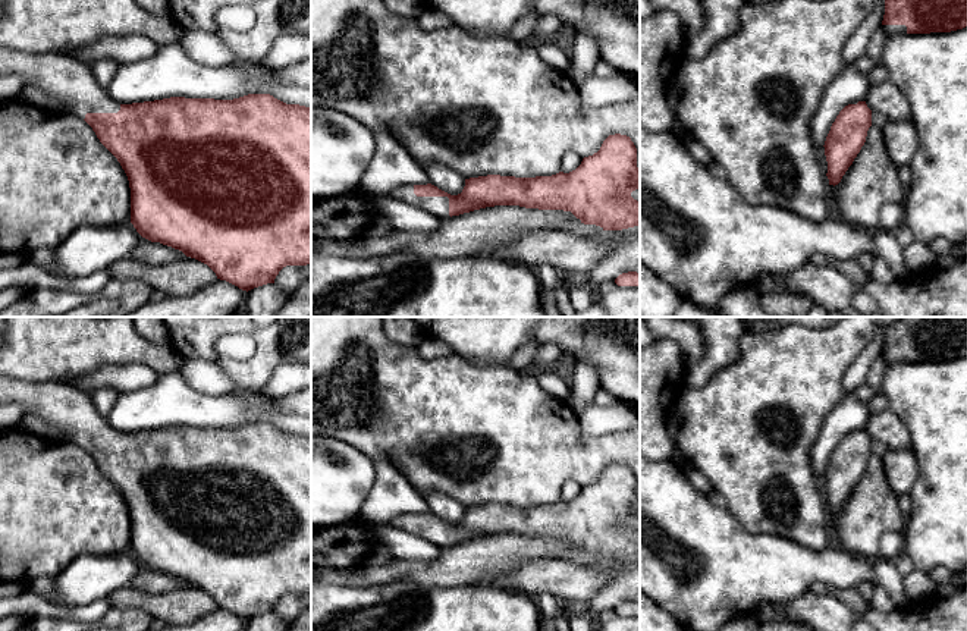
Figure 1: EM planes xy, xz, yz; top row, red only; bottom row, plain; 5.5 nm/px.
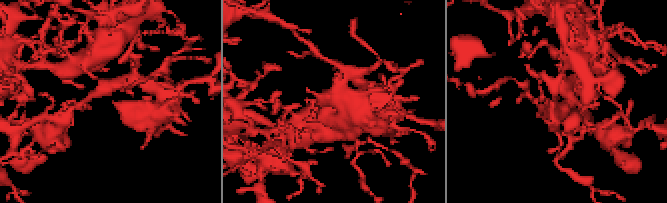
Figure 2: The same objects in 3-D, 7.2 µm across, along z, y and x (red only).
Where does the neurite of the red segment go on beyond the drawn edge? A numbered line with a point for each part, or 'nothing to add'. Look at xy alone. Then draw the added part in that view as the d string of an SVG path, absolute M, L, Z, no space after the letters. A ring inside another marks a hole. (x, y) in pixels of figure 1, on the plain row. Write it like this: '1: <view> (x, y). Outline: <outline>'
1: xy (71, 410). Outline: M0 376L0 405L7 402L21 404L25 415L38 417L54 426L65 433L67 442L81 448L85 448L87 442L117 442L120 439L120 431L97 412L91 393L69 383L25 382Z

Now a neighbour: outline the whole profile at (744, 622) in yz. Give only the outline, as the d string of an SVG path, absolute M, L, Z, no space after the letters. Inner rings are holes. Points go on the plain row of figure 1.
M742 615L726 622L718 631L760 631L760 624L754 618Z

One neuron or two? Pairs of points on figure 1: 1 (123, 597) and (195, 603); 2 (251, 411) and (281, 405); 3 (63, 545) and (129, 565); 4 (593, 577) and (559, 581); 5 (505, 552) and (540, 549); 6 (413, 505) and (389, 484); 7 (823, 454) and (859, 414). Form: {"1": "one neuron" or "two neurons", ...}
{"1": "one neuron", "2": "one neuron", "3": "two neurons", "4": "one neuron", "5": "one neuron", "6": "one neuron", "7": "one neuron"}

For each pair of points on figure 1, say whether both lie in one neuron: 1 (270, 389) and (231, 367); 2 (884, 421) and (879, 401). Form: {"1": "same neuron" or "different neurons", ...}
{"1": "different neurons", "2": "different neurons"}

